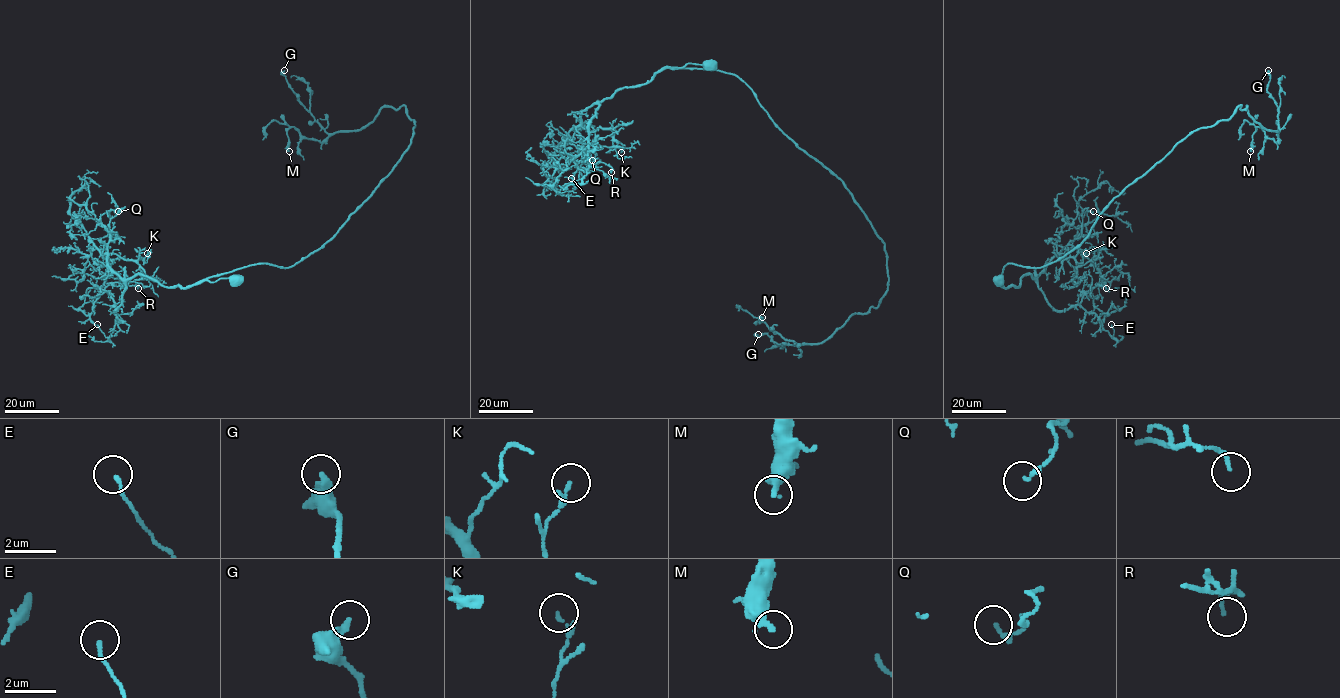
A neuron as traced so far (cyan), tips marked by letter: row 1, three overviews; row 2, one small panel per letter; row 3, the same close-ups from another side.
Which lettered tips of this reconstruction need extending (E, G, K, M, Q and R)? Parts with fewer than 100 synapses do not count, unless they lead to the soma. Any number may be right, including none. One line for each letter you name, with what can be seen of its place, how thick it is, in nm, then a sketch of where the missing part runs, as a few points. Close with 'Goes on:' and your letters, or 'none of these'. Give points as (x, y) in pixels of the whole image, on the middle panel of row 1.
Goes on: none of these

